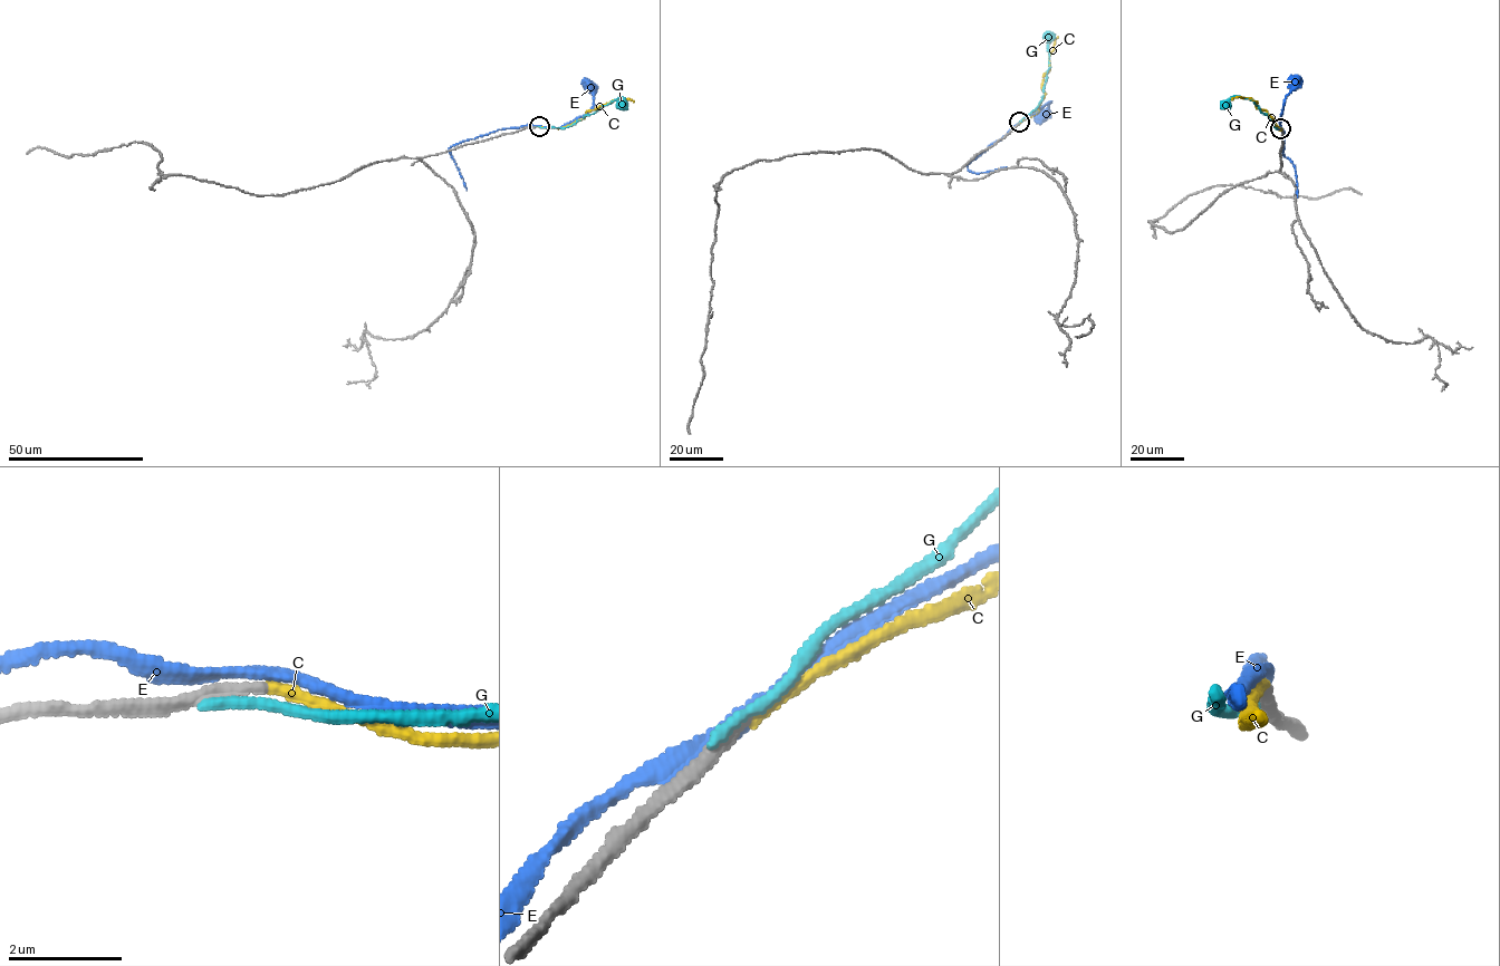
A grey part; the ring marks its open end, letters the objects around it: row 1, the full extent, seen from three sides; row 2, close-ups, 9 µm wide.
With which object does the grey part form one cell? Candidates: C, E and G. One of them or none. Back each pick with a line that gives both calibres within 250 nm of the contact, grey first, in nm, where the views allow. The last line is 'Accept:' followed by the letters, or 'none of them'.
C: Thickness 220 nm (grey) against 190 nm
Accept: C

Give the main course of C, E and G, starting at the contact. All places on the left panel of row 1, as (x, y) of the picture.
C: (538, 126), (560, 128), (583, 118), (587, 112), (613, 100), (634, 102)
E: (537, 125), (559, 127), (582, 117), (593, 104), (589, 87)
G: (537, 127), (567, 127), (623, 97), (618, 104)

